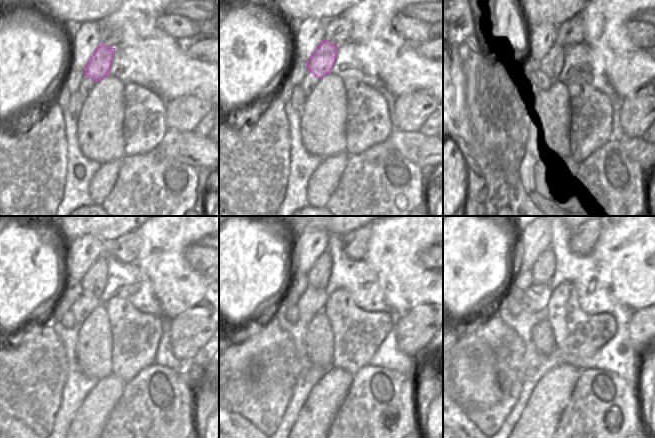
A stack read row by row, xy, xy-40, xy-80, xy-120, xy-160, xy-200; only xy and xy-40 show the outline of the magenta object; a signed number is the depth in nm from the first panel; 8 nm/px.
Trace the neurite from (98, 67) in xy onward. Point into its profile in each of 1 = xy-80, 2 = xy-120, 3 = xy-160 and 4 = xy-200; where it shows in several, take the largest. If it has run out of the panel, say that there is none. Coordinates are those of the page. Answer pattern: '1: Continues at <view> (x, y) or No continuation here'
1: Continues at xy-80 (543, 61)
2: Continues at xy-120 (94, 282)
3: Continues at xy-160 (318, 275)
4: Continues at xy-200 (543, 269)

